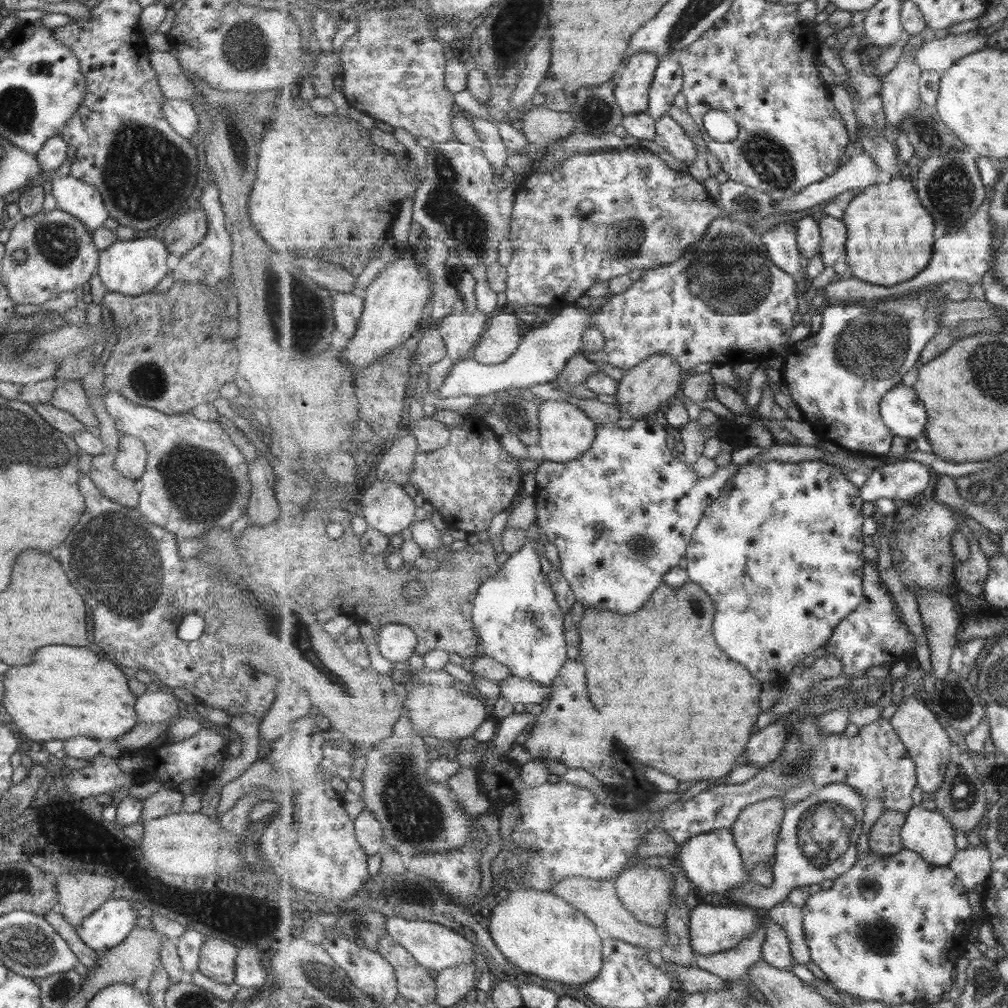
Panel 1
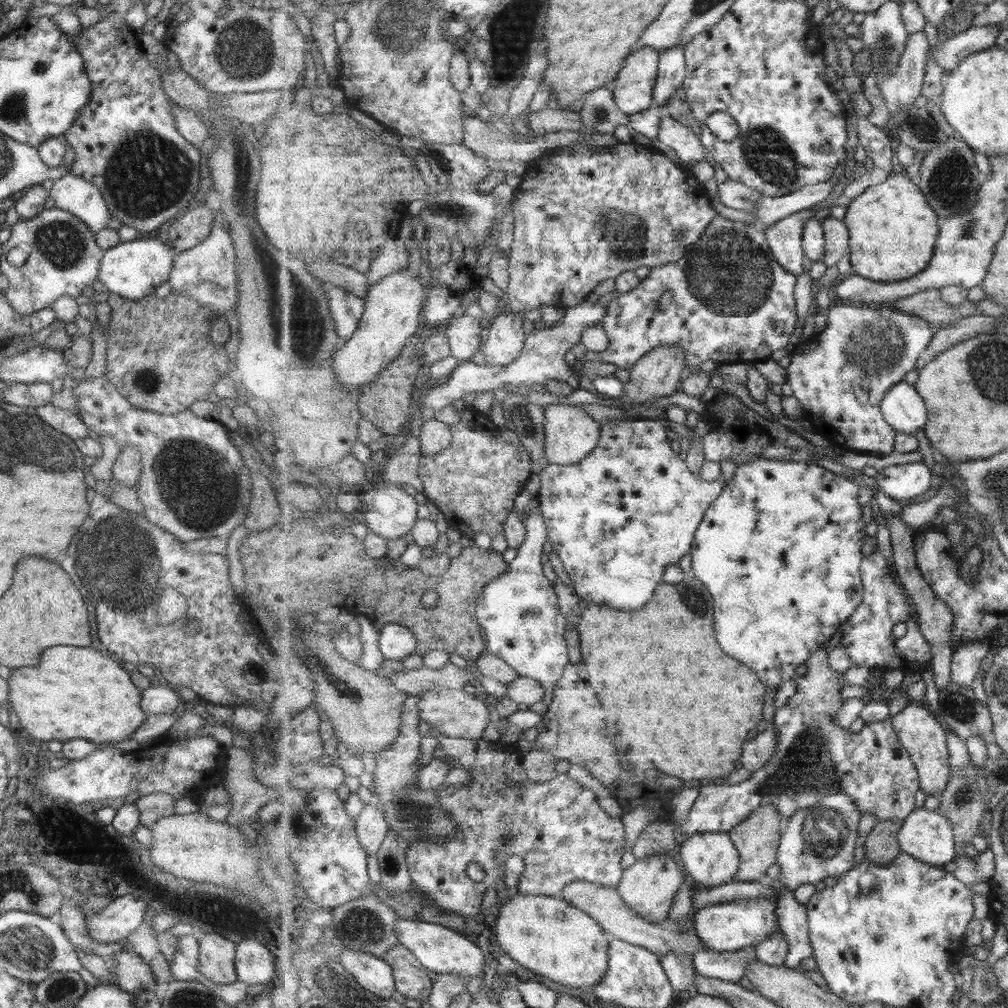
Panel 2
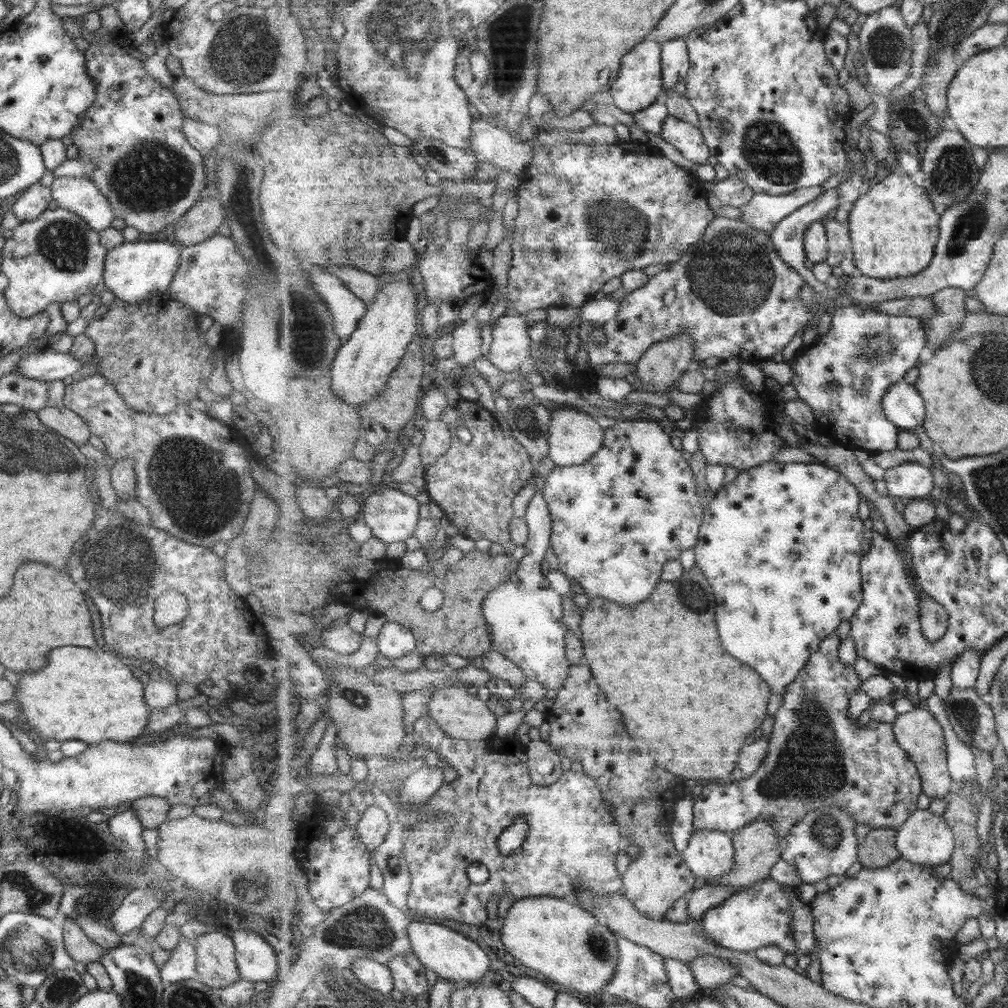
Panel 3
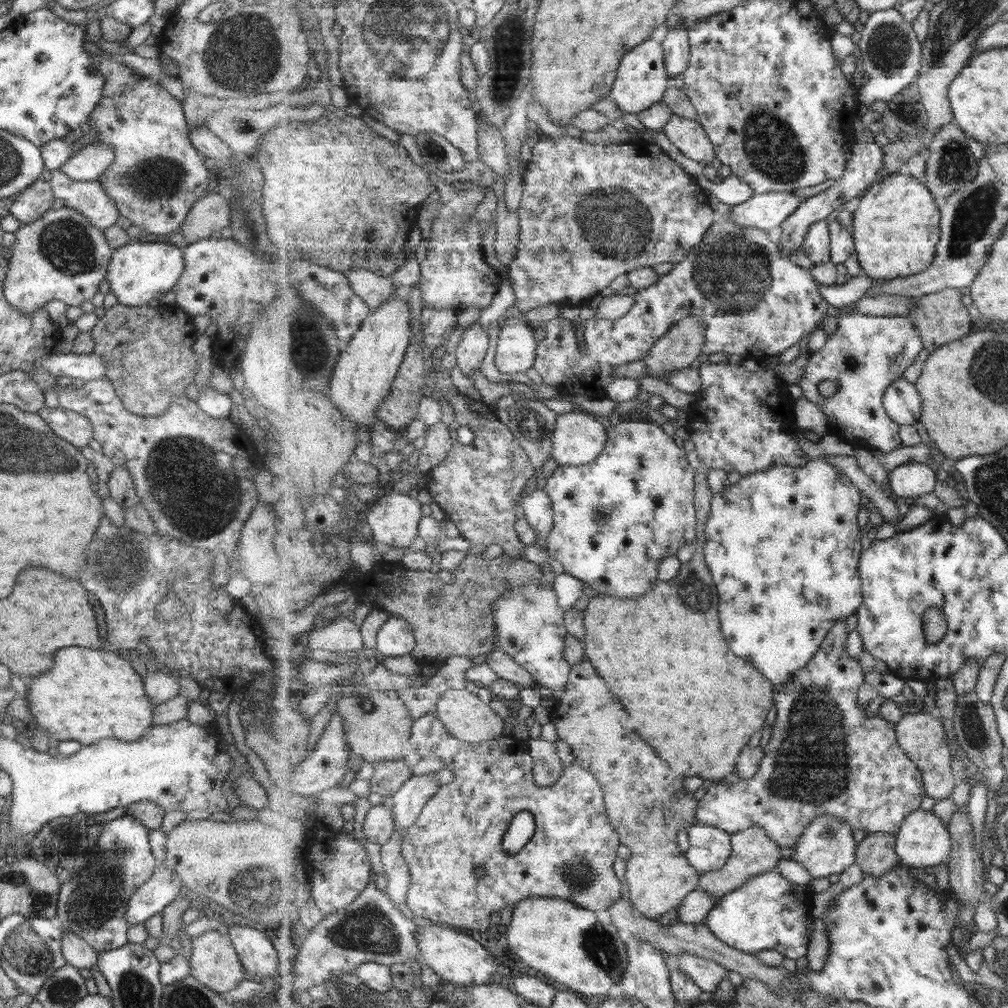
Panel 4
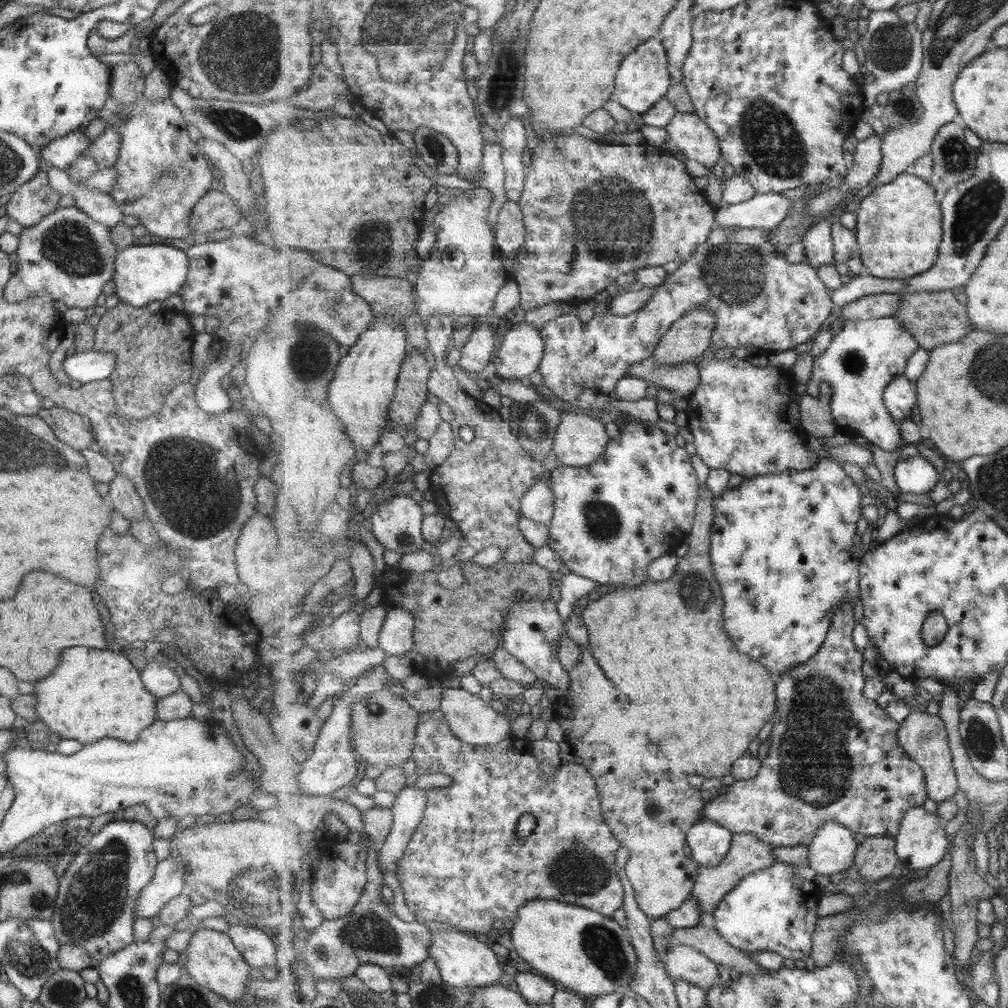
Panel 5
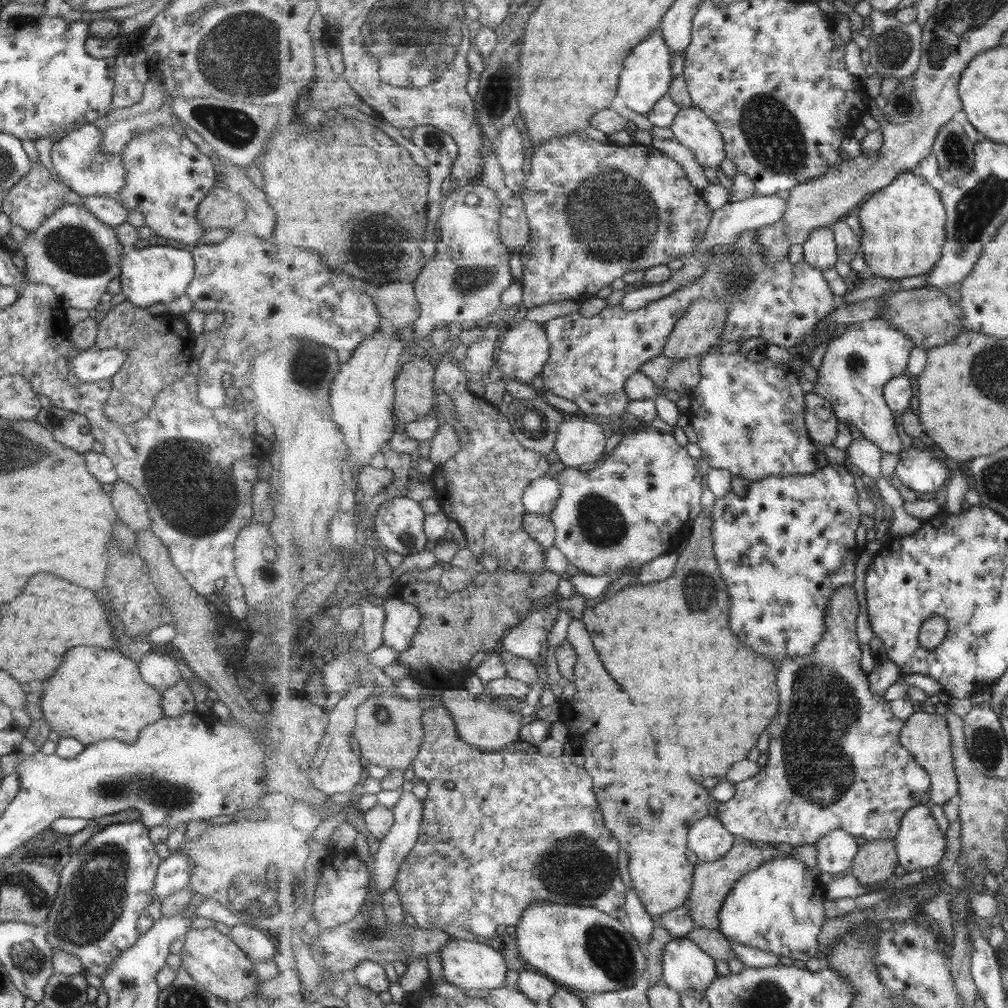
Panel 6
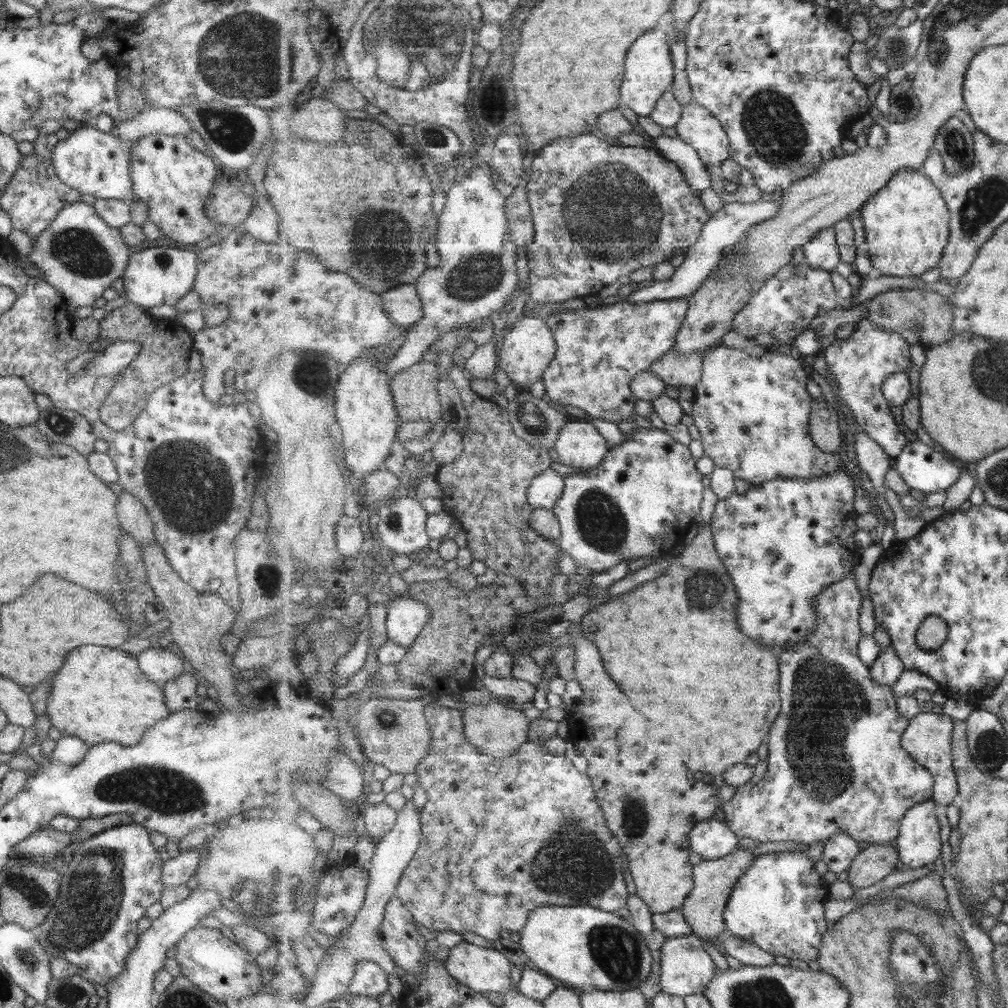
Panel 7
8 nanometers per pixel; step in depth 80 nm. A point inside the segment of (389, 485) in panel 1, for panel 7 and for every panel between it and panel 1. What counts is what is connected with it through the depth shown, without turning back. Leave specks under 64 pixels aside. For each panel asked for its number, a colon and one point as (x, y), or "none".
2: (388, 510)
3: (393, 516)
4: (394, 519)
5: (397, 523)
6: (400, 523)
7: (402, 528)

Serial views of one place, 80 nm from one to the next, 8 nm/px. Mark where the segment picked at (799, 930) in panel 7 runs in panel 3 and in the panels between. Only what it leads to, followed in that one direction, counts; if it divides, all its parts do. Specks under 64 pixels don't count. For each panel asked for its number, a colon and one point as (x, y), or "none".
3: (760, 916)
4: (767, 913)
5: (774, 910)
6: (780, 907)

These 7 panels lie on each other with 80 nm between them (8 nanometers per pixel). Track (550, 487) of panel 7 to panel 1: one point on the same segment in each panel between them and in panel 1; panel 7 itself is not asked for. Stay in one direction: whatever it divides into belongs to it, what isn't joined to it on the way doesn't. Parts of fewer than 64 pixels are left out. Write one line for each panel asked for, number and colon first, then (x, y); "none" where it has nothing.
1: (520, 624)
2: (519, 611)
3: (526, 615)
4: (537, 506)
5: (538, 504)
6: (540, 498)

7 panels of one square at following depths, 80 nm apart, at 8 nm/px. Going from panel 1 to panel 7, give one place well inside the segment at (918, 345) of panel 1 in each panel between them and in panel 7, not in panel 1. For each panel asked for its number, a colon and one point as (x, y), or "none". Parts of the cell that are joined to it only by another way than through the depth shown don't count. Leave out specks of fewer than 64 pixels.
2: (841, 375)
3: (866, 351)
4: (865, 355)
5: (860, 362)
6: (857, 365)
7: (860, 364)

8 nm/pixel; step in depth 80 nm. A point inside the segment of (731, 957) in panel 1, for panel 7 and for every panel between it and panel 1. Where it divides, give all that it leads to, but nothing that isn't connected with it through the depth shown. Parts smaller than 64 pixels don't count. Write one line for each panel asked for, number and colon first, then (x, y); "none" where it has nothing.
2: (731, 966)
3: (709, 970)
4: (707, 973)
5: (684, 963)
6: (686, 965)
7: (687, 968)

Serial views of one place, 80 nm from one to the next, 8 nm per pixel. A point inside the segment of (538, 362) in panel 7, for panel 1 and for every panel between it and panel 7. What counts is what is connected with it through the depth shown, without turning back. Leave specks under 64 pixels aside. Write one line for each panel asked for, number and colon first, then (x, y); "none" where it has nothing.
1: (501, 340)
2: (504, 340)
3: (511, 347)
4: (516, 350)
5: (523, 348)
6: (525, 349)

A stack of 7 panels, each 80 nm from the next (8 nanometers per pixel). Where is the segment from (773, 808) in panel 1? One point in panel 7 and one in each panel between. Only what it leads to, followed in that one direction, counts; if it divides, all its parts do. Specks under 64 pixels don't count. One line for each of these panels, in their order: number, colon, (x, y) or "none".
2: (758, 837)
3: (758, 847)
4: (754, 853)
5: (749, 854)
6: (713, 881)
7: (714, 880)

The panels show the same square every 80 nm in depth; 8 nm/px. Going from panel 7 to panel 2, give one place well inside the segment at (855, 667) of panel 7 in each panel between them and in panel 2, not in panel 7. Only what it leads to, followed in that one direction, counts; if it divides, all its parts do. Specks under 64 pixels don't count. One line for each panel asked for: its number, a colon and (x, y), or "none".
2: (815, 757)
3: (818, 755)
4: (826, 755)
5: (834, 756)
6: (836, 760)

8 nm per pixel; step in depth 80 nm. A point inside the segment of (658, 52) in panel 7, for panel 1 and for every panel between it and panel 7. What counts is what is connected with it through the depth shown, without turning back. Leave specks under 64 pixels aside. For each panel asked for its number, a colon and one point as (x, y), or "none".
1: (632, 86)
2: (633, 89)
3: (640, 83)
4: (642, 80)
5: (643, 80)
6: (647, 78)

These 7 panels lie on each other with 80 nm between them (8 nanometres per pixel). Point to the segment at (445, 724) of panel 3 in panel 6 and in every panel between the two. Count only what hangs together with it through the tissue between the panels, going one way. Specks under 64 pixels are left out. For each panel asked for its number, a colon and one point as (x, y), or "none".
4: (466, 717)
5: (472, 720)
6: (489, 728)

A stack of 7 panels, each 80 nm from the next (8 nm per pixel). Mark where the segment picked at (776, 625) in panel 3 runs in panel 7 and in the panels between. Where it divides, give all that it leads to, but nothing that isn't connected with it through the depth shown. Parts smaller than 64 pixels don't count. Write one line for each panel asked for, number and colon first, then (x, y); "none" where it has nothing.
4: (783, 545)
5: (785, 545)
6: (784, 548)
7: (783, 542)

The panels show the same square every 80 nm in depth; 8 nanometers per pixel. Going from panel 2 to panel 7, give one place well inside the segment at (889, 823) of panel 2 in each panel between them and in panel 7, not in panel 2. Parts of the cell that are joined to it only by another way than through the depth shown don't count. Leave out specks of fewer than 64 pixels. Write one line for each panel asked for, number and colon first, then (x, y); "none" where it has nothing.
3: (878, 849)
4: (876, 854)
5: (876, 858)
6: (877, 860)
7: (872, 864)

